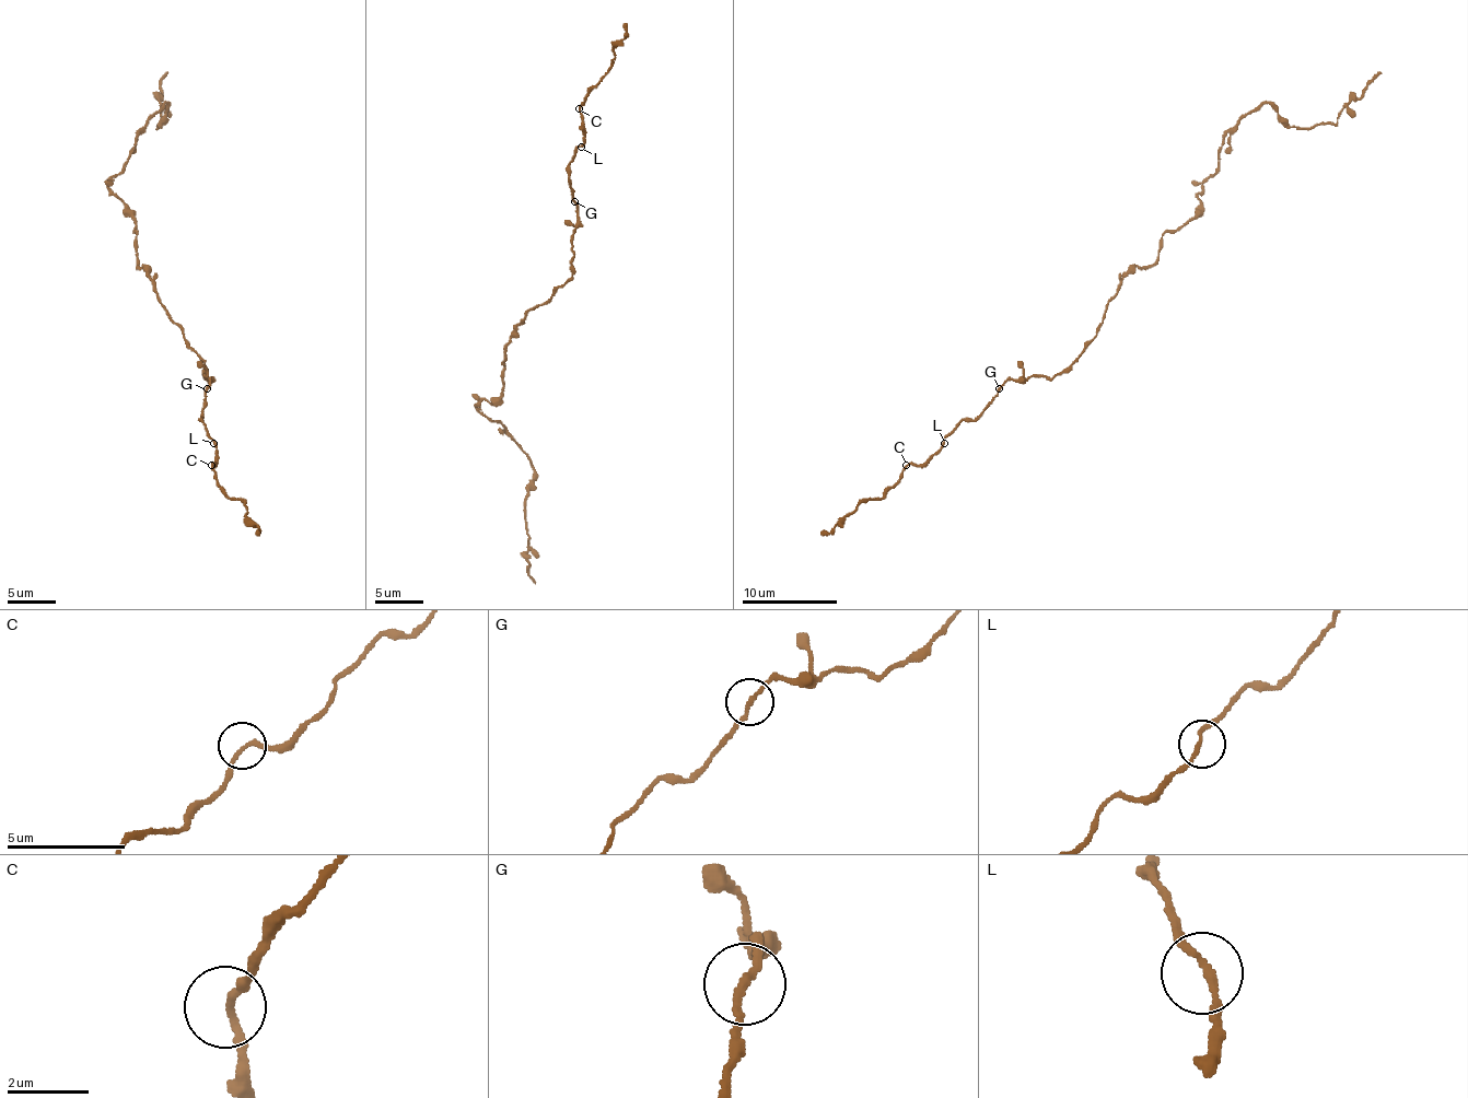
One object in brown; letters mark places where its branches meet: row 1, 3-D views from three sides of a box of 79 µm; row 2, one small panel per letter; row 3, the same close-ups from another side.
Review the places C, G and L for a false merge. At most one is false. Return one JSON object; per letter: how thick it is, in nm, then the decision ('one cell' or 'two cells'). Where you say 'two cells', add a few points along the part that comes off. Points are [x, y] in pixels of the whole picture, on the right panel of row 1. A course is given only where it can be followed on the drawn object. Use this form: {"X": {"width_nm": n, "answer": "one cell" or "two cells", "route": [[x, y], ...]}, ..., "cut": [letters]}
{"C": {"width_nm": 170, "answer": "one cell"}, "G": {"width_nm": 170, "answer": "one cell"}, "L": {"width_nm": 170, "answer": "one cell"}, "cut": []}

